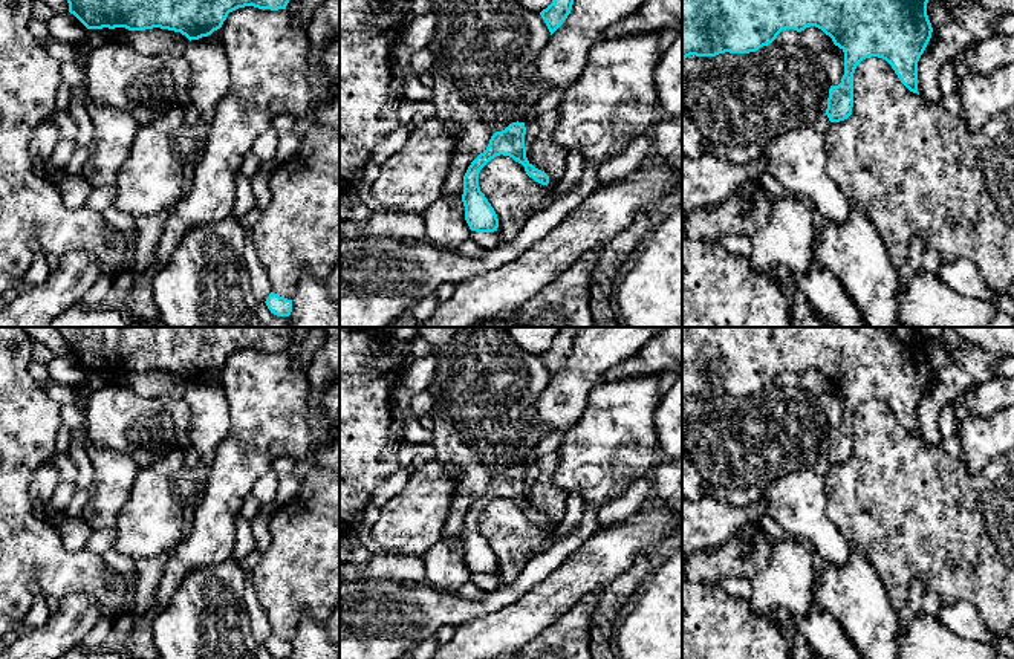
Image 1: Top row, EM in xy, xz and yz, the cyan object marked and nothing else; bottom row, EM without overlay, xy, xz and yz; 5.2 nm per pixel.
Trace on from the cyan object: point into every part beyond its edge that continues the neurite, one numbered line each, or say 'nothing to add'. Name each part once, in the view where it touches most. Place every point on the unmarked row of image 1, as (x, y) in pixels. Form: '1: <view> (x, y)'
nothing to add

